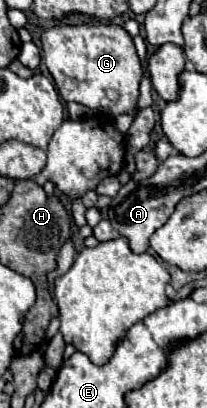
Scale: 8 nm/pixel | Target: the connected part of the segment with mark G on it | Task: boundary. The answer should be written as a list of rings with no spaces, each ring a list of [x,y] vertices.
[[[82,22],[82,24],[56,24],[42,34],[42,56],[44,62],[56,82],[58,94],[64,102],[78,102],[88,108],[92,108],[96,114],[116,118],[124,112],[136,112],[136,100],[138,100],[138,84],[142,78],[140,60],[132,42],[132,36],[118,24],[110,22]]]

